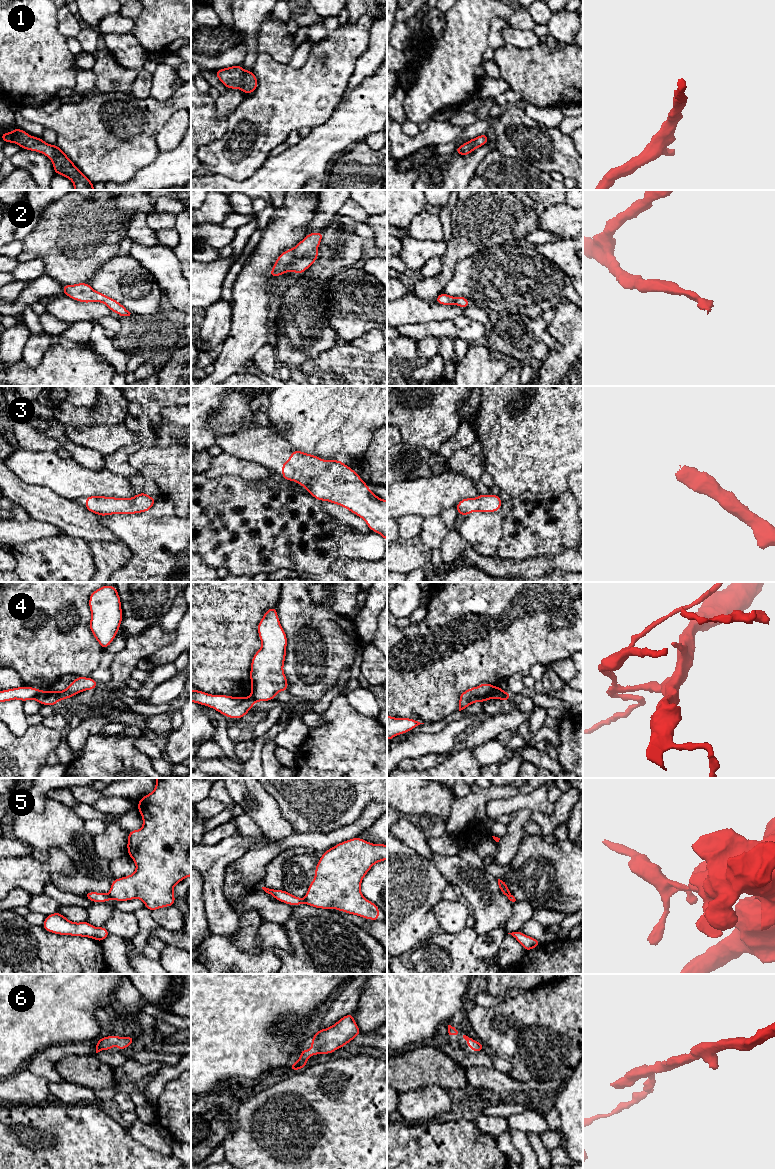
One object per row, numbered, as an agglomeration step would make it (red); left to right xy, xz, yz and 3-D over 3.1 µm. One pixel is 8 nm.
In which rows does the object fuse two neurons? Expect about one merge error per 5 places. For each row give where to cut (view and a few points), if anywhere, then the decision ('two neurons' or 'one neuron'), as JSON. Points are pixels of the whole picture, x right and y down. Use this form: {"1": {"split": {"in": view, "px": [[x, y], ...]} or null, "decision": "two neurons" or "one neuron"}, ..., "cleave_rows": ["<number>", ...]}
{"1": {"split": null, "decision": "one neuron"}, "2": {"split": null, "decision": "one neuron"}, "3": {"split": null, "decision": "one neuron"}, "4": {"split": {"in": "xy", "px": [[56, 692], [59, 699]]}, "decision": "two neurons"}, "5": {"split": {"in": "xy", "px": [[108, 894], [112, 898]]}, "decision": "two neurons"}, "6": {"split": null, "decision": "one neuron"}, "cleave_rows": ["4", "5"]}

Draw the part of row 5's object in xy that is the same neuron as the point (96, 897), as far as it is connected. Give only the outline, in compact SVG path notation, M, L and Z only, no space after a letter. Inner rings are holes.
M87 892L84 894L85 898L95 903L102 903L112 900L109 894L98 893L98 892Z

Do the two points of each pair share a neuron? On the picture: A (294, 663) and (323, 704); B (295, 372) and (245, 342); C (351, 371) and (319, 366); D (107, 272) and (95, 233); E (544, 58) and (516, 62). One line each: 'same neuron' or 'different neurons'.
A: different neurons
B: different neurons
C: same neuron
D: different neurons
E: same neuron

